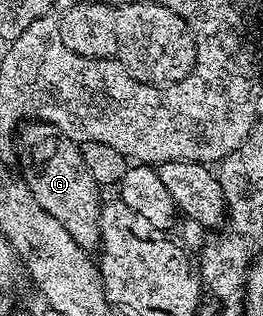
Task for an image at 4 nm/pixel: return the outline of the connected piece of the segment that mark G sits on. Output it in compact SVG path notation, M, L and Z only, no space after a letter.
M37 120L27 121L16 134L16 162L22 165L23 172L21 173L36 203L60 220L72 239L81 243L89 234L92 236L98 234L98 224L102 216L102 206L100 201L98 202L100 183L92 177L90 169L77 153L70 154L69 145L58 146L58 142L60 143L60 135L55 126Z

